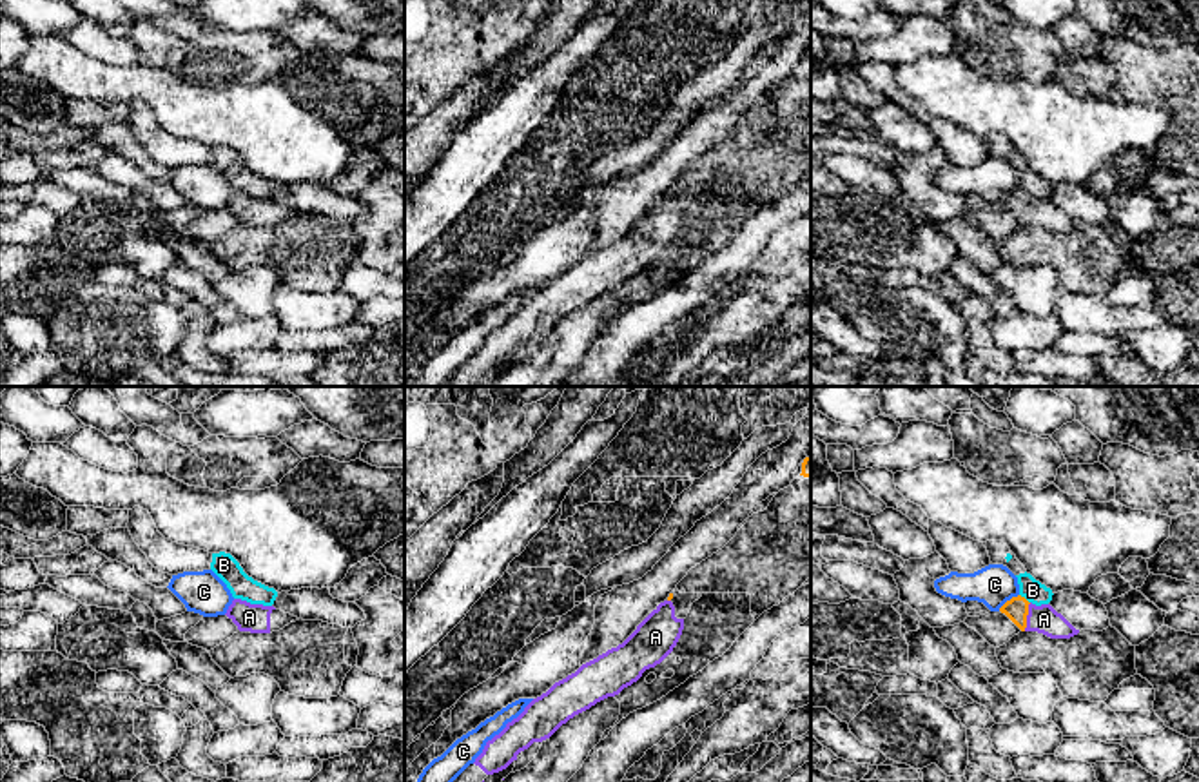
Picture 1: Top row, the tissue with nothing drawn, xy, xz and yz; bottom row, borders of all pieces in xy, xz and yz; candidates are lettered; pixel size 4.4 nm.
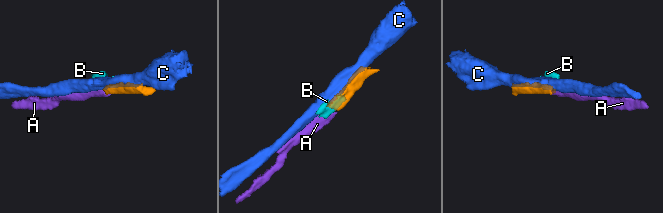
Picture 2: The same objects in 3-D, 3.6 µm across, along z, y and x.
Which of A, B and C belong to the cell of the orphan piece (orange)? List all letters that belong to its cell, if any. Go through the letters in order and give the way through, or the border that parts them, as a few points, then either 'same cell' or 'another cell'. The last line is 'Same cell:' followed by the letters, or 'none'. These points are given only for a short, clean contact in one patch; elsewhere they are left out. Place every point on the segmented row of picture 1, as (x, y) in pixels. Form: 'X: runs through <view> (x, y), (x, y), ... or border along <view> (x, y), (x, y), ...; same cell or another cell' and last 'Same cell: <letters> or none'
A: runs through yz (1016, 608), (1025, 617), (1043, 619); same cell
B: border along yz (1020, 594), (1029, 603); another cell
C: another cell
Same cell: A

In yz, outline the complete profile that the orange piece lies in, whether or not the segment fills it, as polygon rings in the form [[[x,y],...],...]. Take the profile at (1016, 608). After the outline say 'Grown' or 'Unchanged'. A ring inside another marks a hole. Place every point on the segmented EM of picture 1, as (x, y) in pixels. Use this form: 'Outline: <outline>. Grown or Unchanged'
Outline: [[[1018,595],[1007,601],[1001,608],[1021,631],[1038,631],[1050,639],[1070,639],[1079,633],[1061,613],[1050,604],[1036,606]]]. Grown

